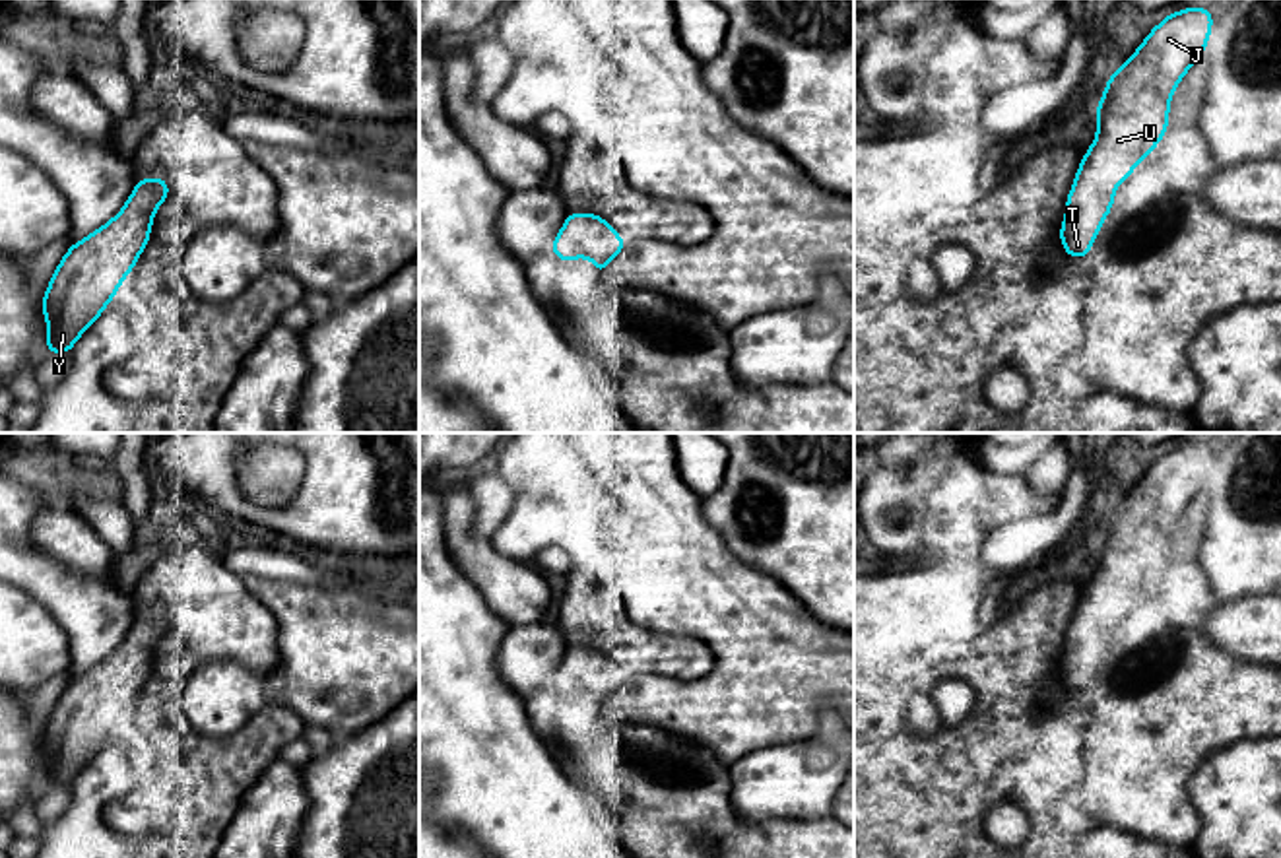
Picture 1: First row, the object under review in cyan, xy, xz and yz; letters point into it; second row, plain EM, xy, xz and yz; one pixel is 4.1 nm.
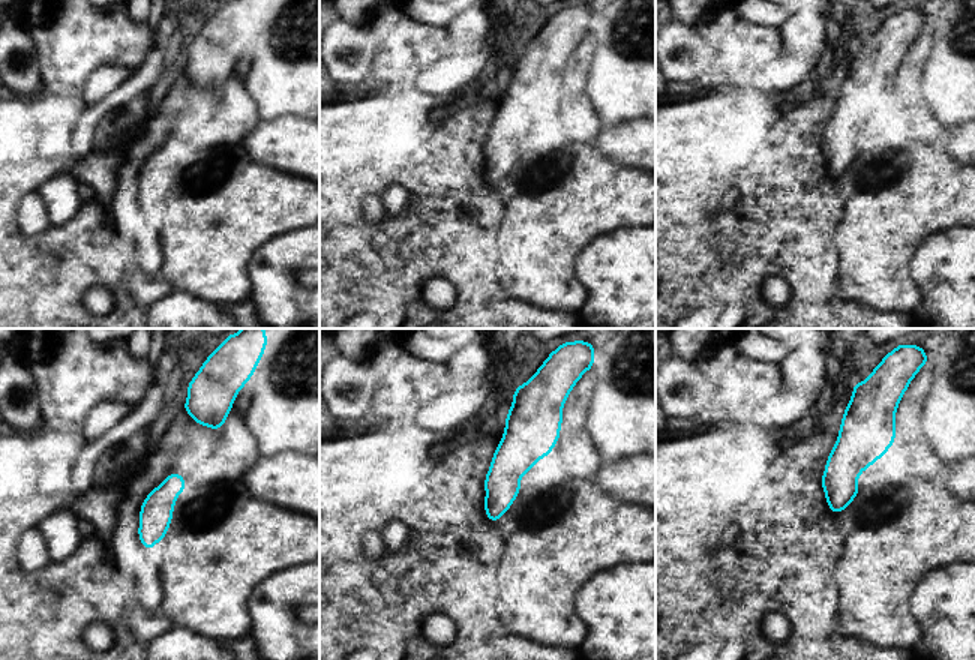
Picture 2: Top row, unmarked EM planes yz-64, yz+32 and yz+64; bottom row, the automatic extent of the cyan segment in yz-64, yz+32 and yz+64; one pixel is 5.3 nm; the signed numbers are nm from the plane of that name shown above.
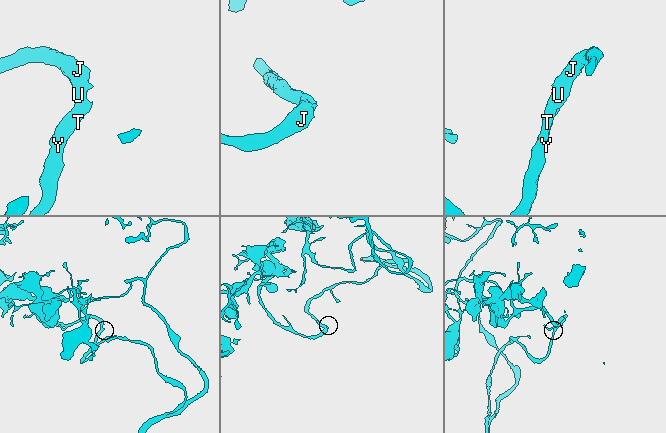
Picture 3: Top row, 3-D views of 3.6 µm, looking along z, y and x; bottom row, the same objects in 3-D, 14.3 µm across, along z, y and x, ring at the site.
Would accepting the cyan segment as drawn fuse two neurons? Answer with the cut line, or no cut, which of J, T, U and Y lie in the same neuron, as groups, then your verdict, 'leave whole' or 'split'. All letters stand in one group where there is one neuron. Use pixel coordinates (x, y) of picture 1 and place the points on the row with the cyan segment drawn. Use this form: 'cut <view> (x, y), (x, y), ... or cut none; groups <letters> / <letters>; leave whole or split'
cut none; groups J T U Y; leave whole

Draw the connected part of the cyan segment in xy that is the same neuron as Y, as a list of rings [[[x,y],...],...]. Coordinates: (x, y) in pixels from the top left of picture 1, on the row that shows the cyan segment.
[[[140,177],[120,212],[66,250],[41,301],[49,353],[70,353],[103,314],[146,250],[153,215],[167,198],[165,179]]]

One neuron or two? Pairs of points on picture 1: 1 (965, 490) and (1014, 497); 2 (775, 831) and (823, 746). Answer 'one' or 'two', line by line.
1: one
2: two

